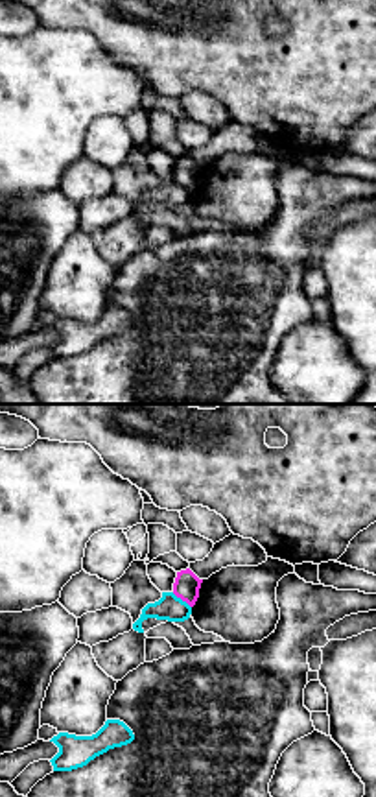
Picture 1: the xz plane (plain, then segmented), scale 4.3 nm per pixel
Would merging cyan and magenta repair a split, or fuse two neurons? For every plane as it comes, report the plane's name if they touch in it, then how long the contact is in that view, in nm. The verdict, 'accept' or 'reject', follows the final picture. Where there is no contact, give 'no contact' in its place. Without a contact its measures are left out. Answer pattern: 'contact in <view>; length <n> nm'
contact in xz; length 110 nm

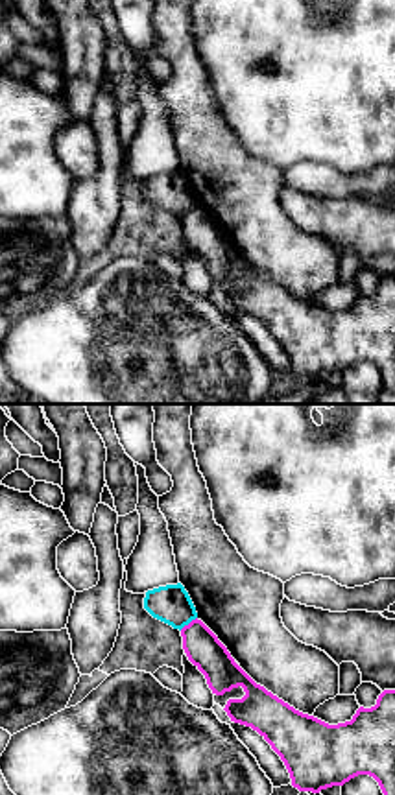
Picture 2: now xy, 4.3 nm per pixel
contact in xy; length 100 nm

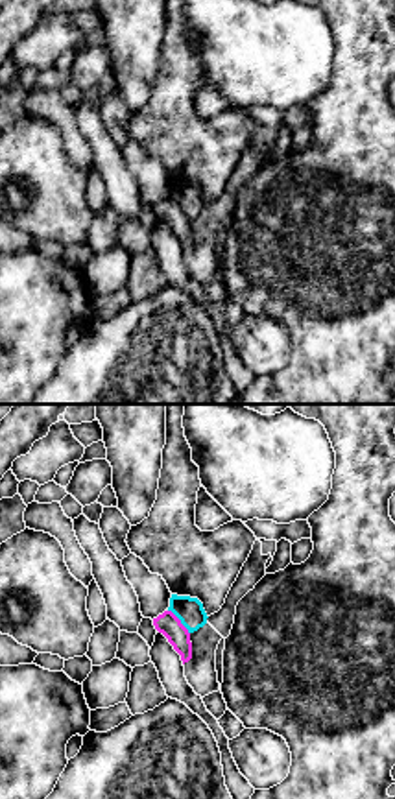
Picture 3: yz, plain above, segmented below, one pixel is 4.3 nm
contact in yz; length 140 nm

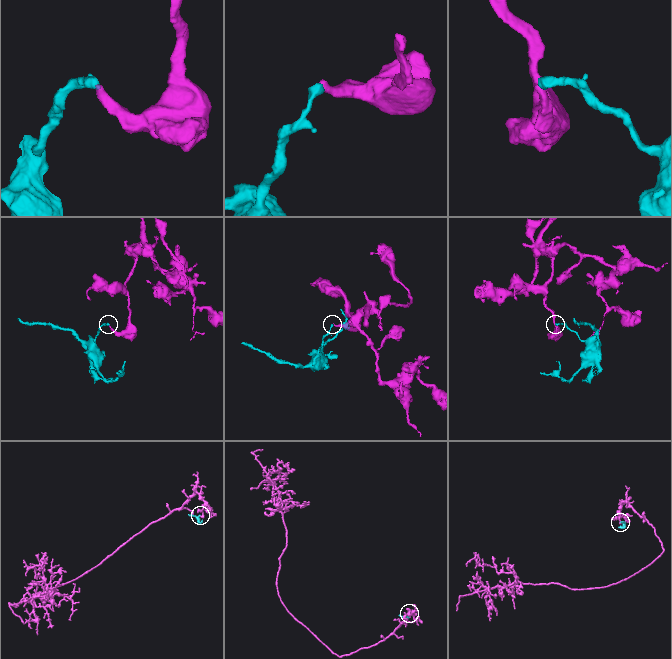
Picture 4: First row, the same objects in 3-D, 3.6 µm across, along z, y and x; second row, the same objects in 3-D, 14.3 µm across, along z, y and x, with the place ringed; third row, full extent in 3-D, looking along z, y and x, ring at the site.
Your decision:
reject

